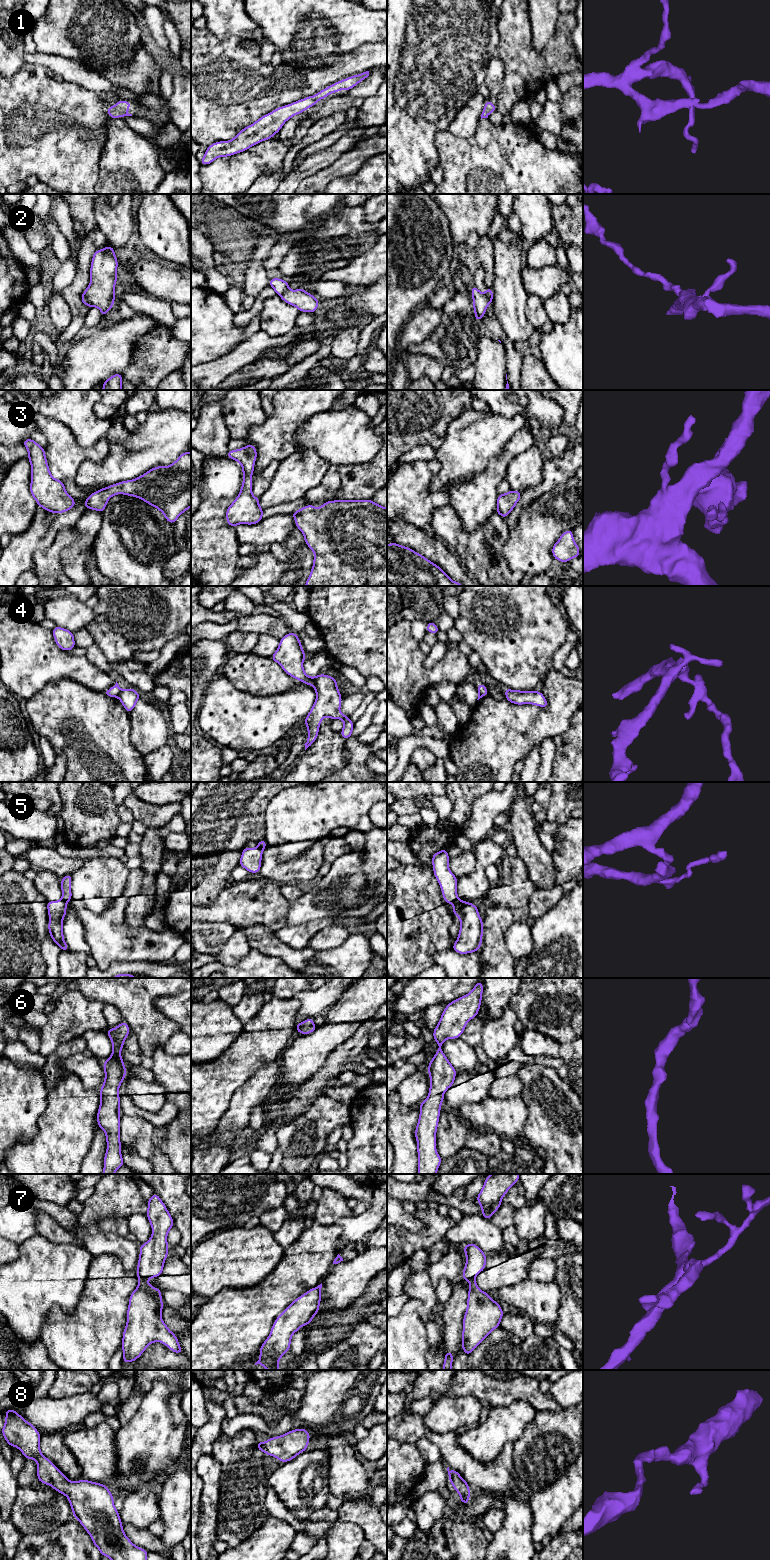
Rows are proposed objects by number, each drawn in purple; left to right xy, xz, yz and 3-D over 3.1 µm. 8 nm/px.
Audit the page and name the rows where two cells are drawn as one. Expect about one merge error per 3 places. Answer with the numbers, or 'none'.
2, 4, 5, 7

